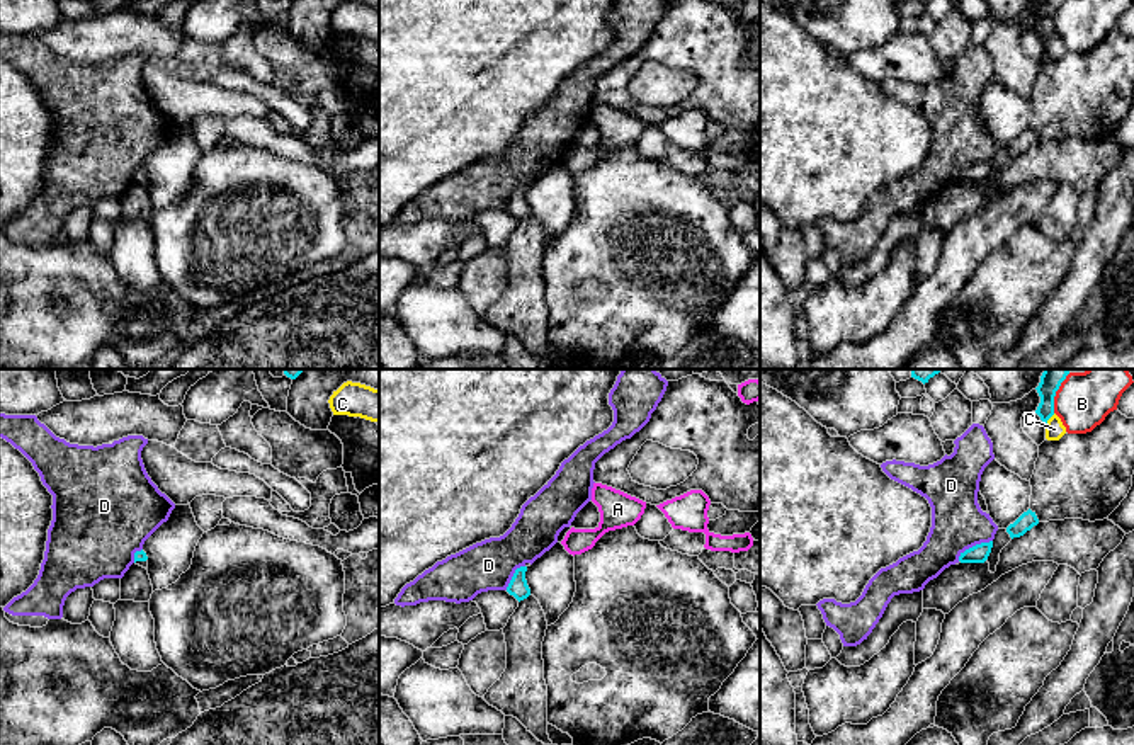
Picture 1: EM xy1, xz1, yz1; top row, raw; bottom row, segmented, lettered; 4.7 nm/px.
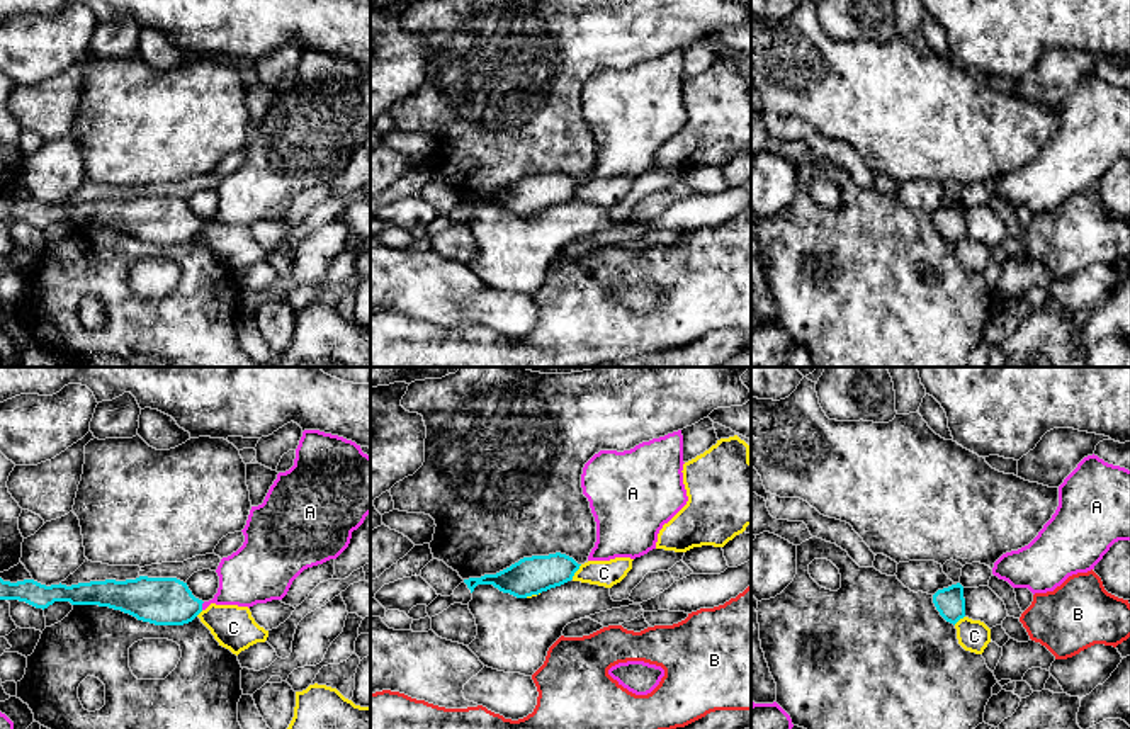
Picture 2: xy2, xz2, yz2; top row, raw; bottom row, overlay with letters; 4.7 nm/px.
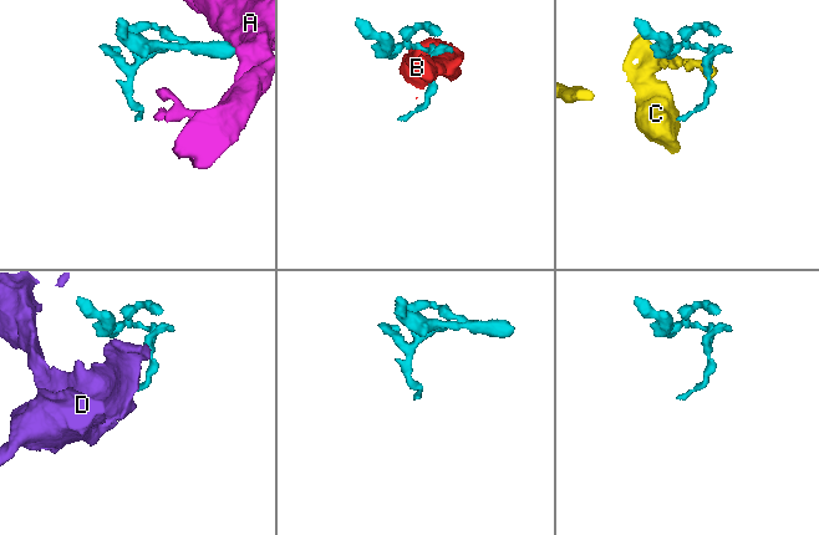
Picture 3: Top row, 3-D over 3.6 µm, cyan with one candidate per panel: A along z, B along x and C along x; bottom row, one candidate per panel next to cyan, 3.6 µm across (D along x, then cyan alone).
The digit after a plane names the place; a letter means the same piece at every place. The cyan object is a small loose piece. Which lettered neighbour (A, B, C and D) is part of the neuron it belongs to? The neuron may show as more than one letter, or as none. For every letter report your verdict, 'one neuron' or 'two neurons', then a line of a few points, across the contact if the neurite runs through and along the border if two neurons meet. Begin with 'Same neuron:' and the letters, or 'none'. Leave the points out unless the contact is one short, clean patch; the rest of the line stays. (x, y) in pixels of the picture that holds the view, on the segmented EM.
Same neuron: A
A: one neuron | xy2 (158, 600), (175, 605), (201, 605), (221, 599), (245, 578)
B: two neurons
C: two neurons
D: two neurons | yz1 (992, 540), (969, 546), (958, 560)

